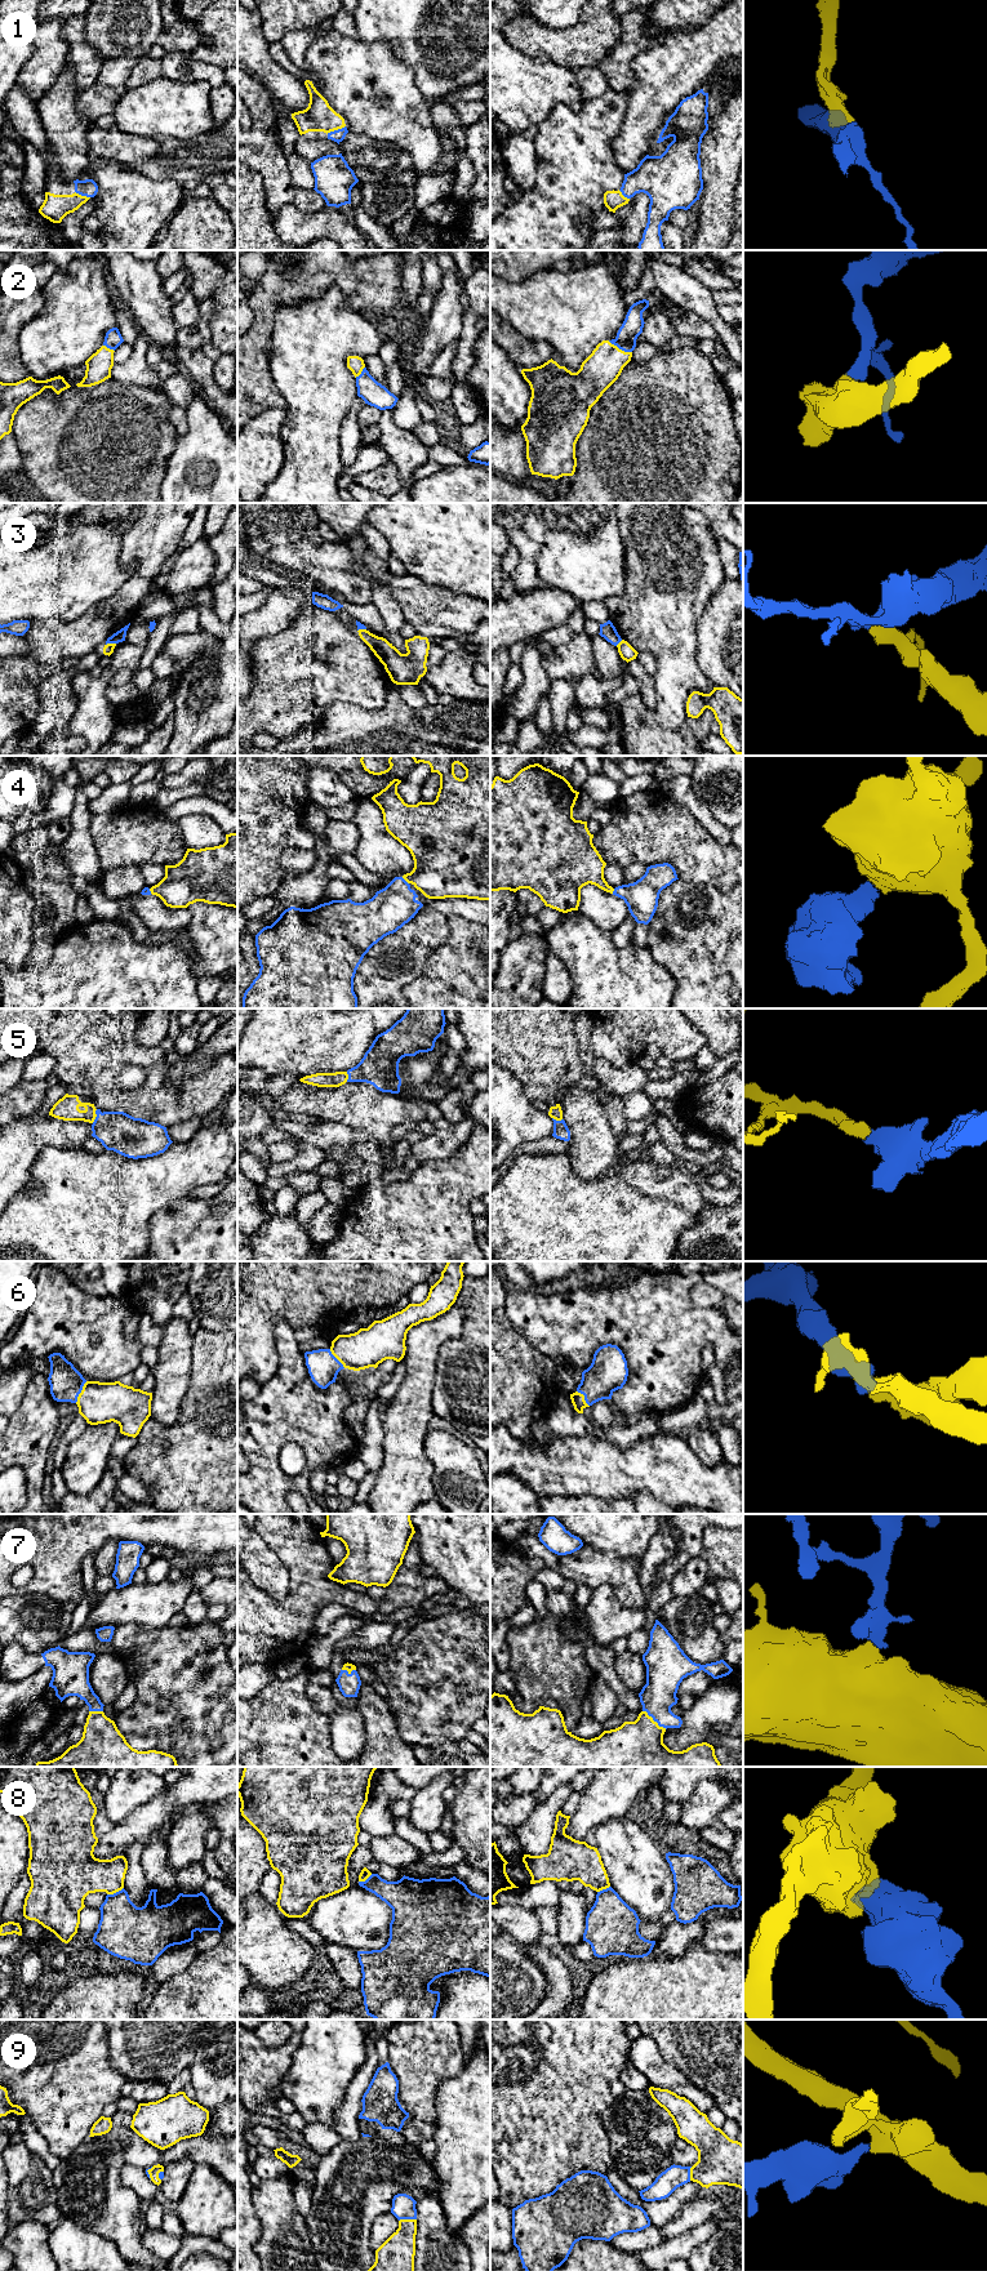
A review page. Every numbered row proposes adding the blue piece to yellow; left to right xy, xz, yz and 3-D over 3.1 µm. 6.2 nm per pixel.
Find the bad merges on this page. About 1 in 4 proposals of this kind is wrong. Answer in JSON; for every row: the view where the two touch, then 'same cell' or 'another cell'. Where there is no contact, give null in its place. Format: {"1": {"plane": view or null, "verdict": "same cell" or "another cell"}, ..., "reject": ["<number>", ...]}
{"1": {"plane": "xz", "verdict": "same cell"}, "2": {"plane": "yz", "verdict": "same cell"}, "3": {"plane": "xy", "verdict": "another cell"}, "4": {"plane": "xz", "verdict": "same cell"}, "5": {"plane": "xy", "verdict": "same cell"}, "6": {"plane": "xy", "verdict": "same cell"}, "7": {"plane": "yz", "verdict": "same cell"}, "8": {"plane": "xy", "verdict": "another cell"}, "9": {"plane": "xz", "verdict": "same cell"}, "reject": ["3", "8"]}

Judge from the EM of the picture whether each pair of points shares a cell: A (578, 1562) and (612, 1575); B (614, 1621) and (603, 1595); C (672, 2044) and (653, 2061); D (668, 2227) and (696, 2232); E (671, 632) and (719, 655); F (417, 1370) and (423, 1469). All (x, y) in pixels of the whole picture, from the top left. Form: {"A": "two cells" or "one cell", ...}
{"A": "one cell", "B": "one cell", "C": "two cells", "D": "two cells", "E": "two cells", "F": "one cell"}

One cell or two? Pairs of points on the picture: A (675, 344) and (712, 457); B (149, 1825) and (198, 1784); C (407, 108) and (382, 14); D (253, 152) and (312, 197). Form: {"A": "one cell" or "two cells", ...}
{"A": "two cells", "B": "one cell", "C": "two cells", "D": "one cell"}

